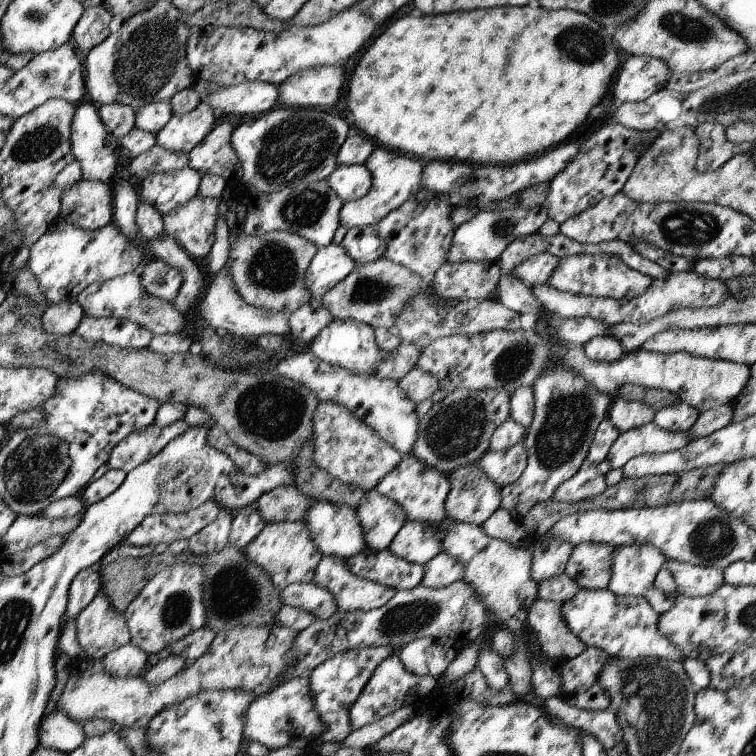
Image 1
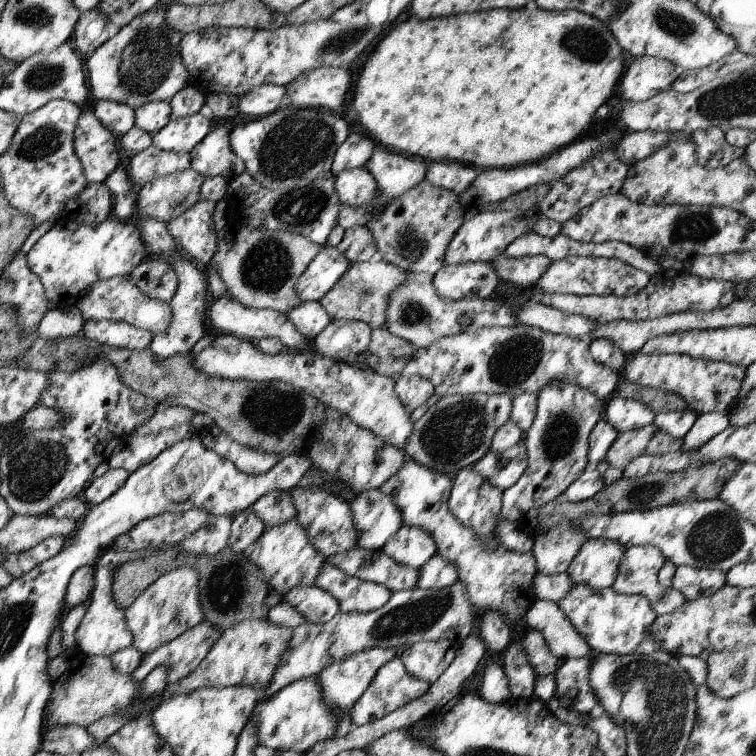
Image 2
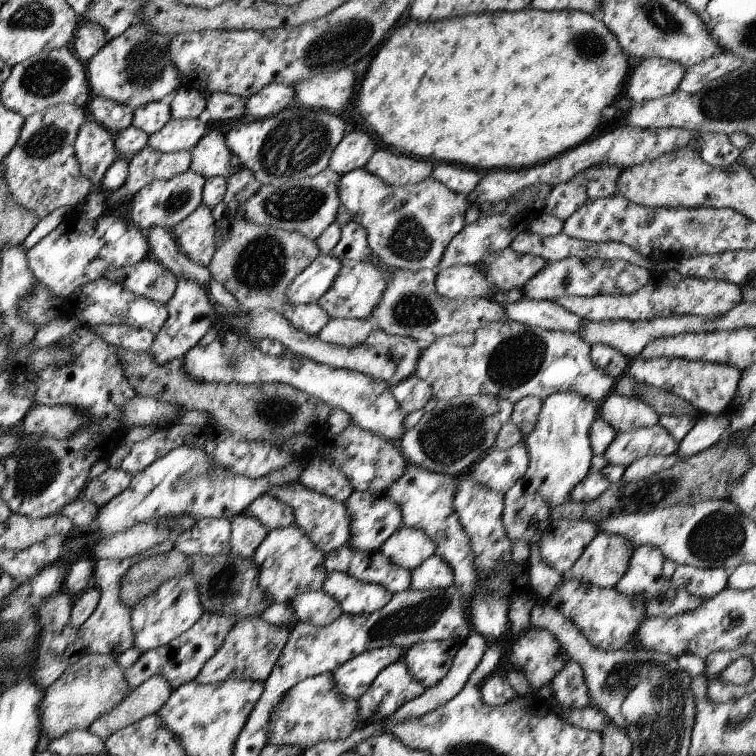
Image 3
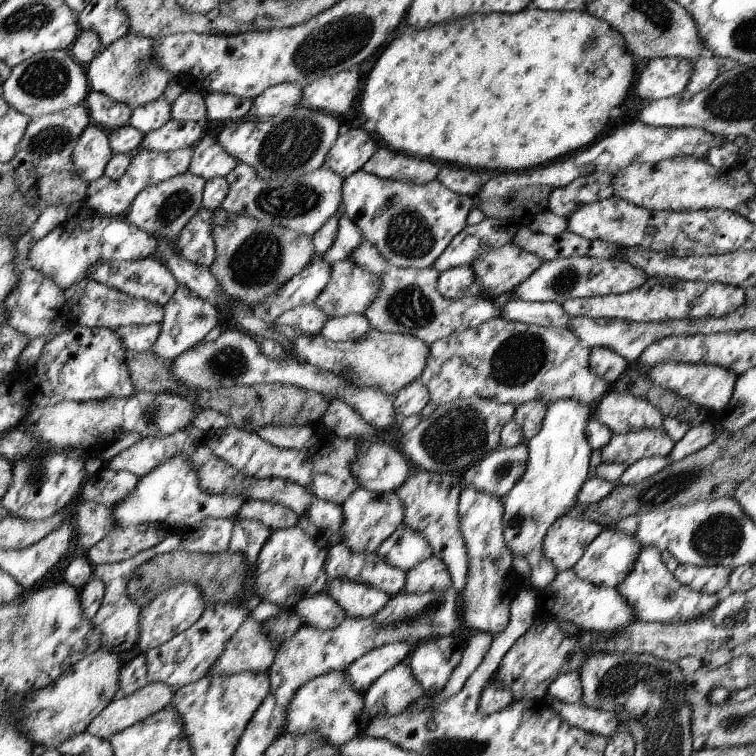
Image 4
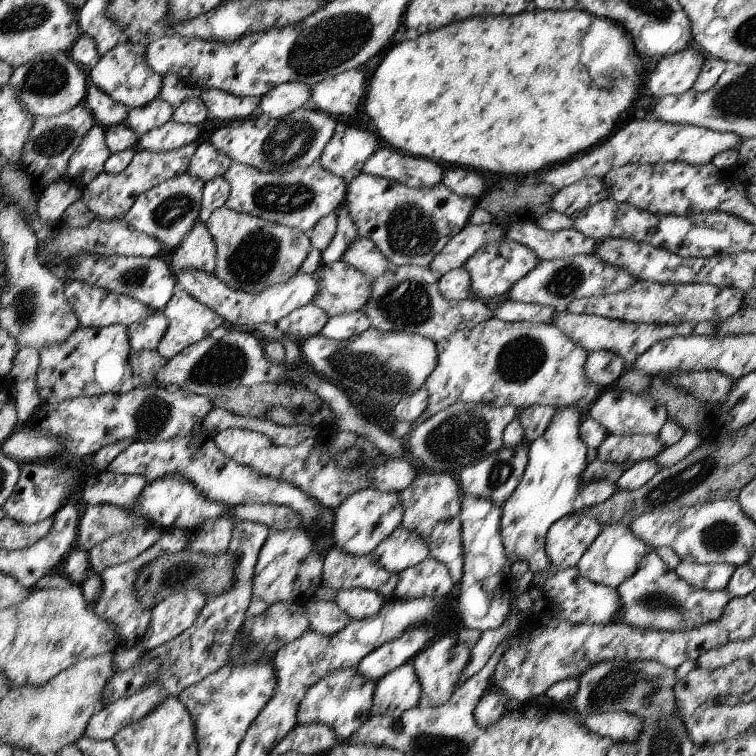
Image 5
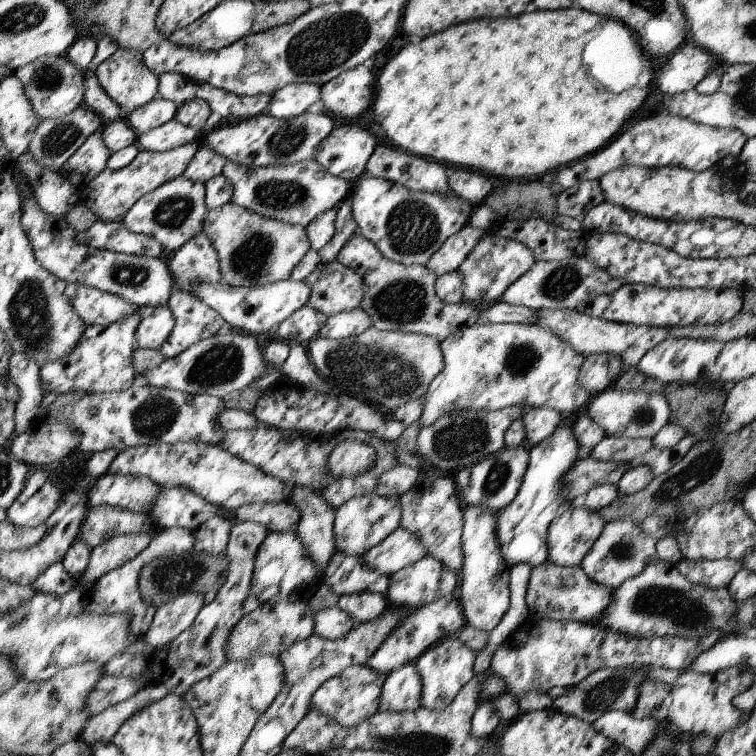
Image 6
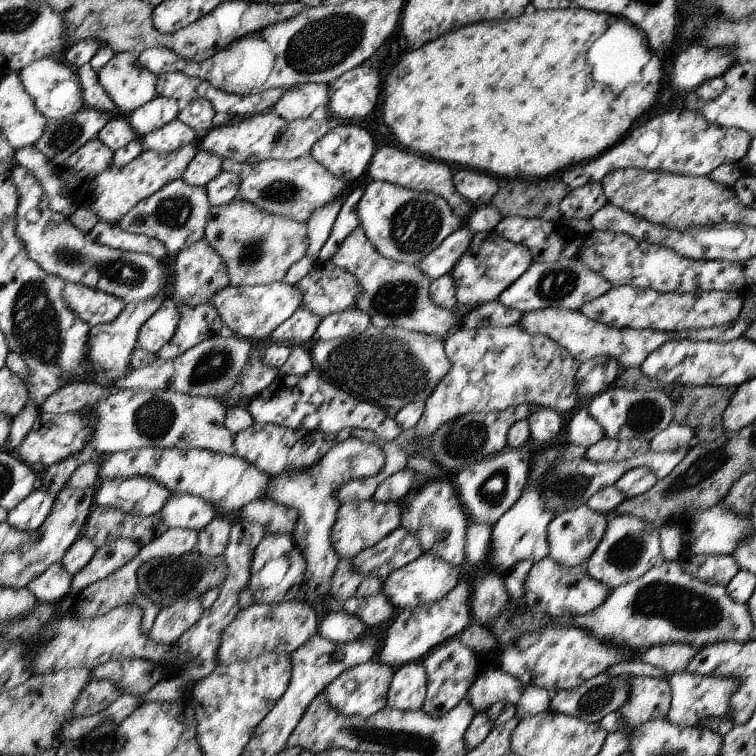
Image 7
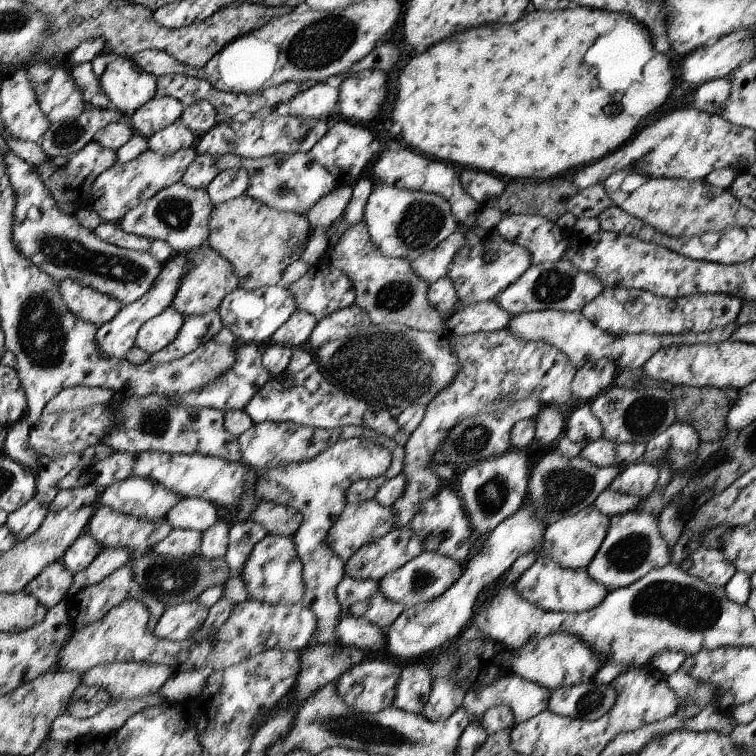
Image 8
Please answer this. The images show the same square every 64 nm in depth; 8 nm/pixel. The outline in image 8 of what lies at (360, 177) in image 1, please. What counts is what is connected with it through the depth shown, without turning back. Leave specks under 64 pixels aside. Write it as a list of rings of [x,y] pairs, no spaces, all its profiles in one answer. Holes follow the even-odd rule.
[[[377,181],[366,202],[363,220],[368,226],[372,242],[384,256],[406,259],[409,262],[434,250],[440,242],[460,229],[456,217],[451,214],[451,204],[445,198]]]

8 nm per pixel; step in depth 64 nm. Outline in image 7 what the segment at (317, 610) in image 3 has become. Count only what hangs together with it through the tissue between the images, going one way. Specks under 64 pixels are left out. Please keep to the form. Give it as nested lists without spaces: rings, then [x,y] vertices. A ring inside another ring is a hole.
[[[343,610],[340,612],[330,611],[330,614],[326,614],[324,618],[319,618],[317,633],[322,638],[345,643],[356,642],[370,629],[360,618]]]

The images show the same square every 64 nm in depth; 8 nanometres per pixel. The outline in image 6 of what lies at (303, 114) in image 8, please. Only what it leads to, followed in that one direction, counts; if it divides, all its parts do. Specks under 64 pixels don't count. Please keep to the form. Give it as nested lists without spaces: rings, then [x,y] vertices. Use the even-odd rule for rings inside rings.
[[[292,83],[287,84],[273,92],[272,100],[268,104],[266,114],[277,119],[294,118],[304,112],[317,109],[322,90],[321,86],[312,83]]]

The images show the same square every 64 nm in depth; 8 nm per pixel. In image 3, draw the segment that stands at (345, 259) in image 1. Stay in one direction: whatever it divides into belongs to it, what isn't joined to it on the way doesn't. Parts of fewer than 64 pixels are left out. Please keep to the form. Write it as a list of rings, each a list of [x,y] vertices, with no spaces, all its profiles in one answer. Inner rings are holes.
[[[330,253],[319,254],[298,276],[286,290],[286,298],[291,305],[316,303],[322,294],[328,292],[342,264],[338,258],[332,258]]]

